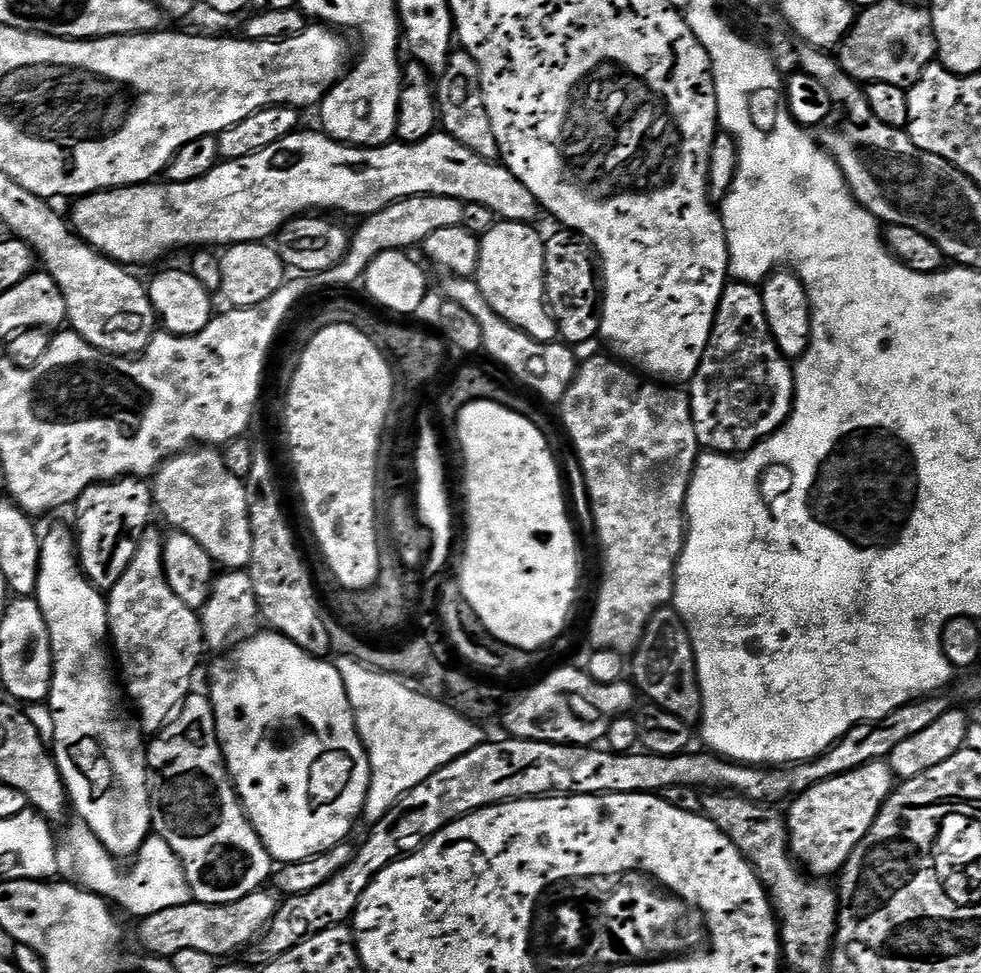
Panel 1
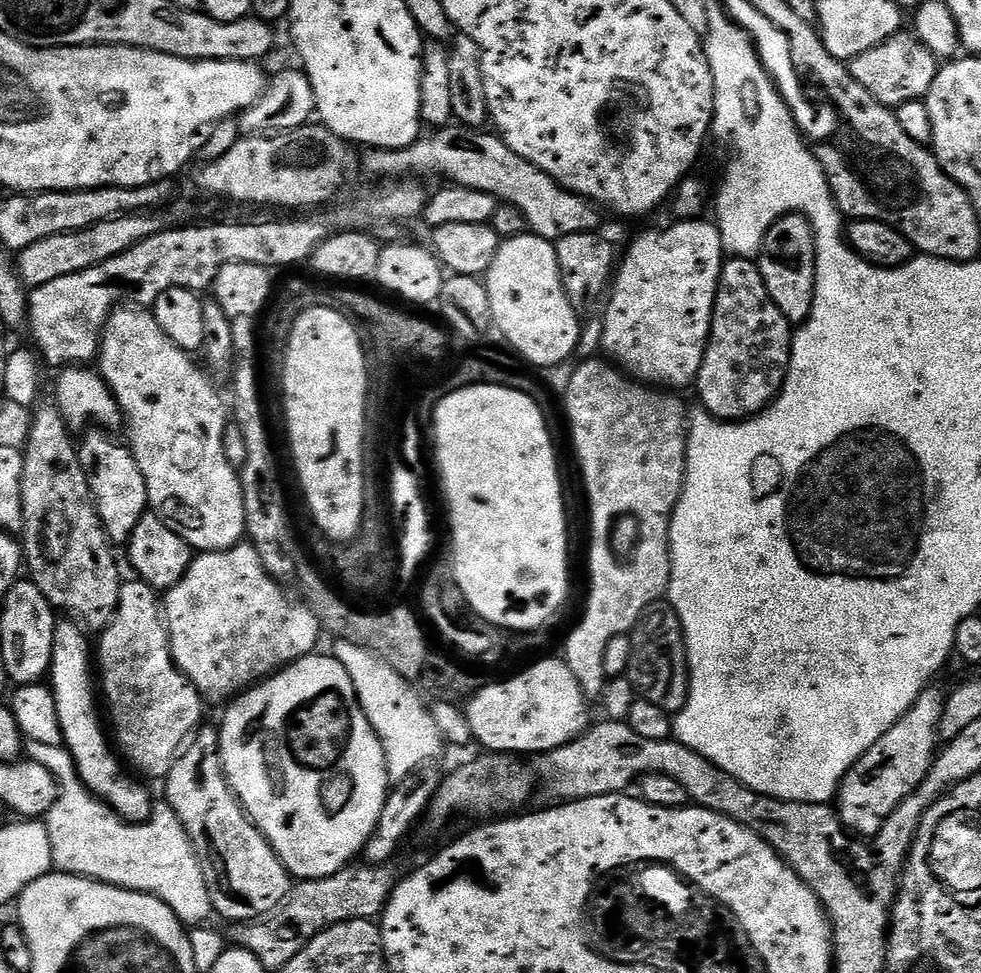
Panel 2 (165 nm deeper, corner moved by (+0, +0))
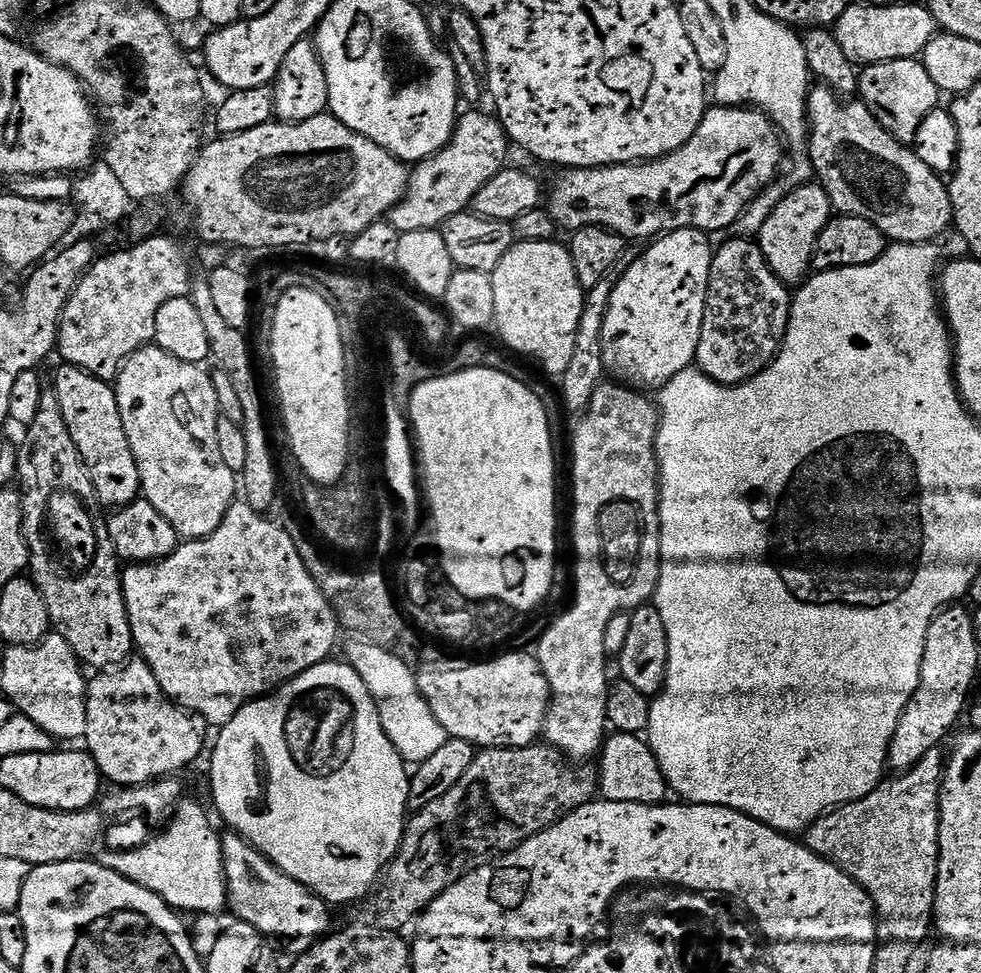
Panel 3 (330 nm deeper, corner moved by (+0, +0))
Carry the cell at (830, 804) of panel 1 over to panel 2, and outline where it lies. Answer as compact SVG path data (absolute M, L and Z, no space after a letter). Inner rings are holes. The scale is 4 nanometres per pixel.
M936 686L925 688L910 710L906 710L906 714L896 720L896 725L886 730L886 734L882 734L882 738L878 738L878 742L874 742L844 775L834 807L845 828L864 838L875 836L892 811L918 790L936 758L945 699L945 693L940 693Z

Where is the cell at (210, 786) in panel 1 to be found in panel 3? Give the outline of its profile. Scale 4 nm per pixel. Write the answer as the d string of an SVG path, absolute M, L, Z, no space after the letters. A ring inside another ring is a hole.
M235 834L223 837L224 883L227 884L227 907L244 924L249 924L261 937L277 940L293 957L302 956L316 941L329 935L333 927L329 905L306 886L290 878L243 838Z

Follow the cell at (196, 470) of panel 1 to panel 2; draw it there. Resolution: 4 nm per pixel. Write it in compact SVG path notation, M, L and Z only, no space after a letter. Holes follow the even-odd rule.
M120 306L117 307L115 312L109 314L108 321L104 327L104 337L100 339L100 355L98 357L100 368L98 367L98 372L108 383L108 389L112 391L112 395L115 396L116 401L120 404L121 413L126 417L129 440L127 440L127 443L132 449L132 456L138 462L138 470L142 470L142 478L146 478L148 507L162 522L166 522L166 526L170 526L170 530L174 530L174 534L182 537L197 553L221 552L227 548L233 548L235 544L241 543L245 539L246 529L244 523L246 522L246 514L244 513L244 495L240 485L239 471L232 468L230 462L226 462L224 430L230 423L229 409L228 412L224 409L224 400L220 397L218 390L220 388L210 379L209 373L199 364L200 369L192 360L195 359L185 352L183 348L179 348L174 342L170 342L166 330L162 330L162 326L158 326L156 317L151 311L145 310L140 306Z

